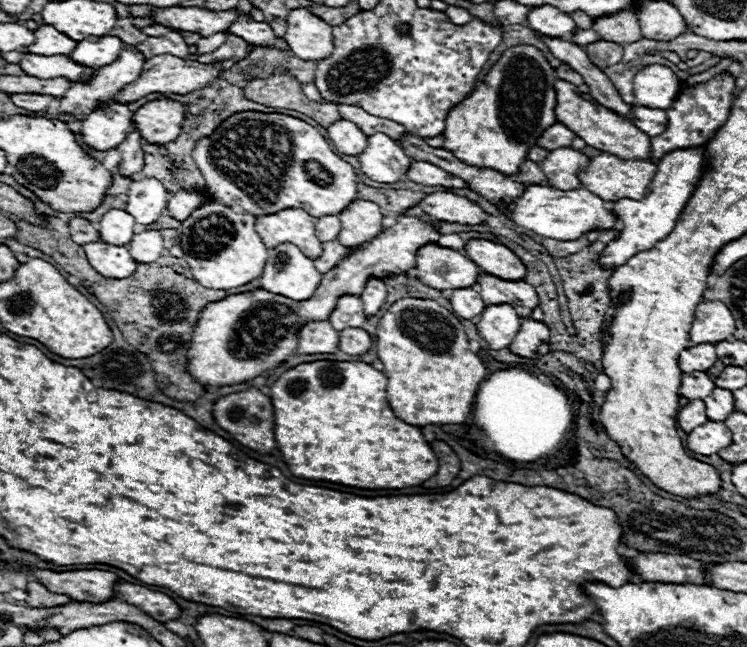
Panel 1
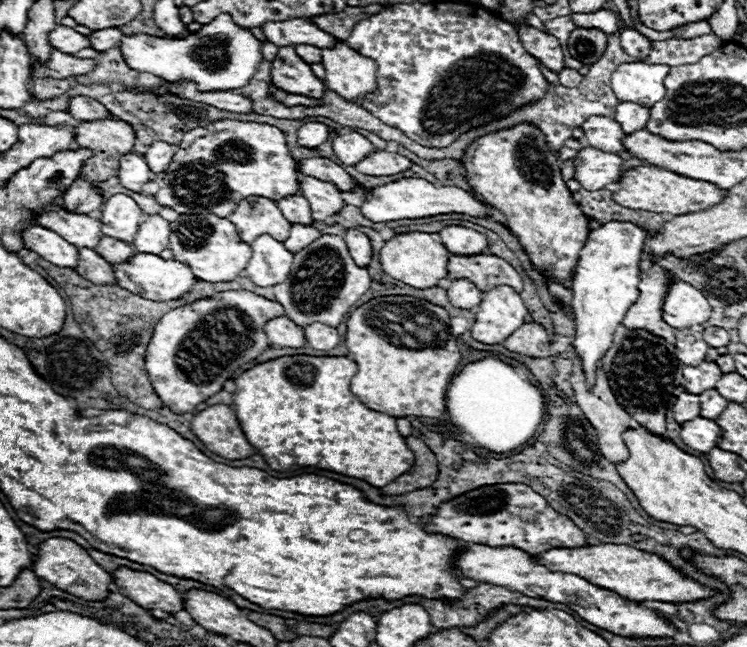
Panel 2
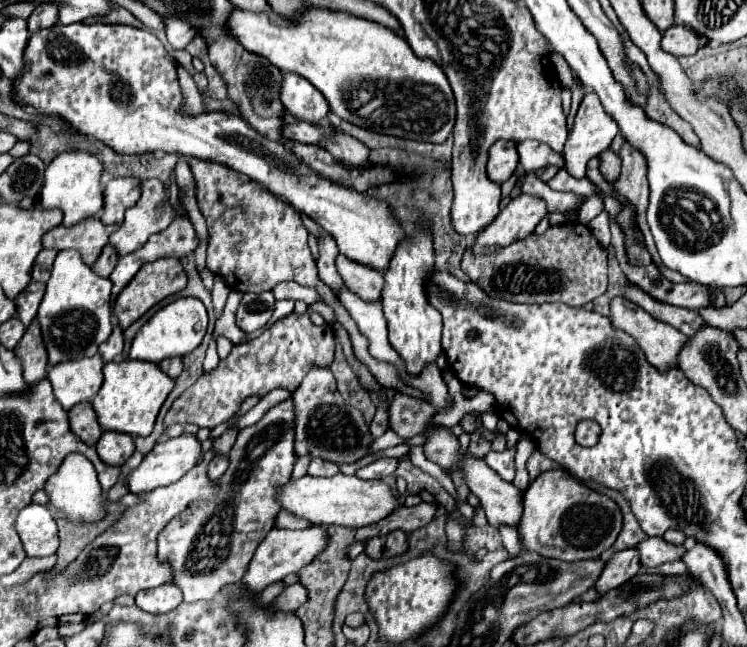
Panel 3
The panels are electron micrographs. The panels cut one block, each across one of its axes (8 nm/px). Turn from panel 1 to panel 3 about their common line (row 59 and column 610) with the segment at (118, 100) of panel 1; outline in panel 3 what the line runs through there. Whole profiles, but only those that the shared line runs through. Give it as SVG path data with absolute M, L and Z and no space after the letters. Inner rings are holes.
M606 150L604 154L600 154L600 172L604 174L604 178L608 182L612 182L620 170L620 160L616 158L616 154L612 154L612 150Z

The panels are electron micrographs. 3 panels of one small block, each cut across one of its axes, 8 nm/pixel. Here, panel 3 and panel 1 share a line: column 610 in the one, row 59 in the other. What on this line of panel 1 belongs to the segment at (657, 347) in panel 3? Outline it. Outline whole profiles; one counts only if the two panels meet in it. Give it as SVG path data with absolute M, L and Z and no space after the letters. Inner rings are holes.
M296 8L288 16L284 40L298 58L322 60L332 52L332 26L310 14L306 8Z

